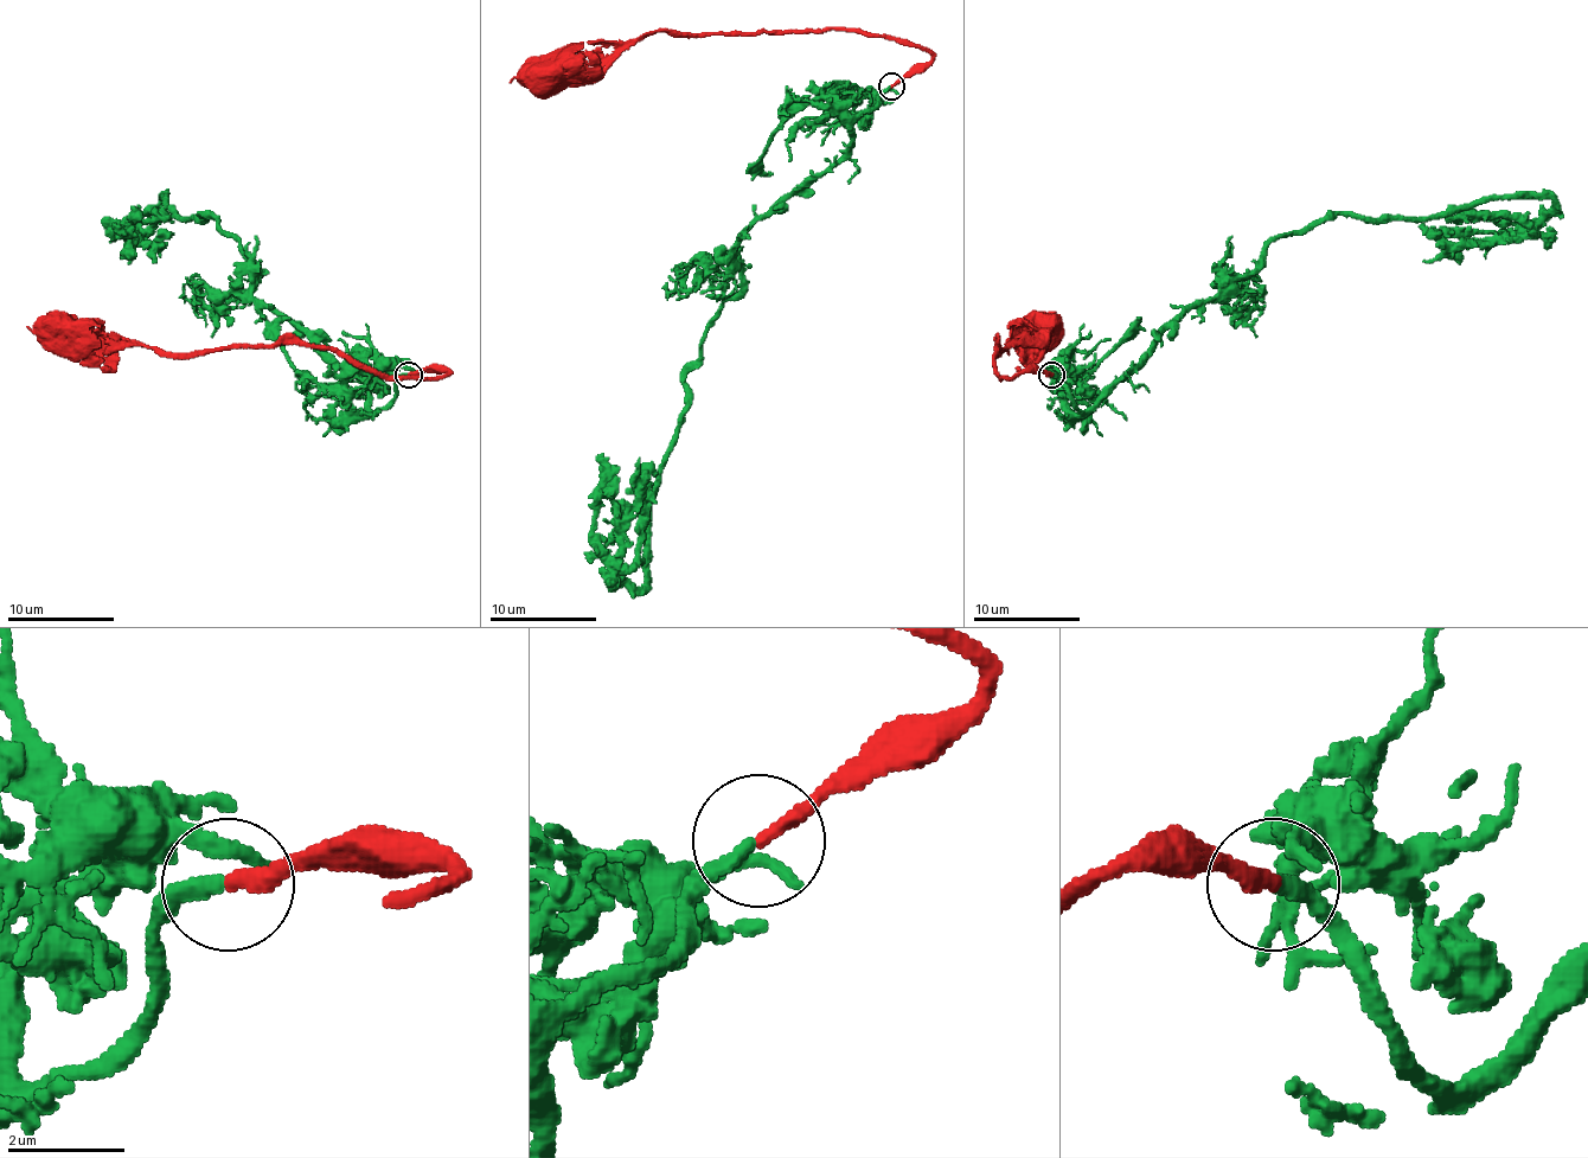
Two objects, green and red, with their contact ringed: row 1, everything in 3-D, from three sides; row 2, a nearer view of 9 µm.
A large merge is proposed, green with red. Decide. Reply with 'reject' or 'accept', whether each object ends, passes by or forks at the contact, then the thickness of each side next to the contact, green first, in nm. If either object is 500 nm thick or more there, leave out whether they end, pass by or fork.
accept; green forks; red ends; calibres 200 and 280 nm

